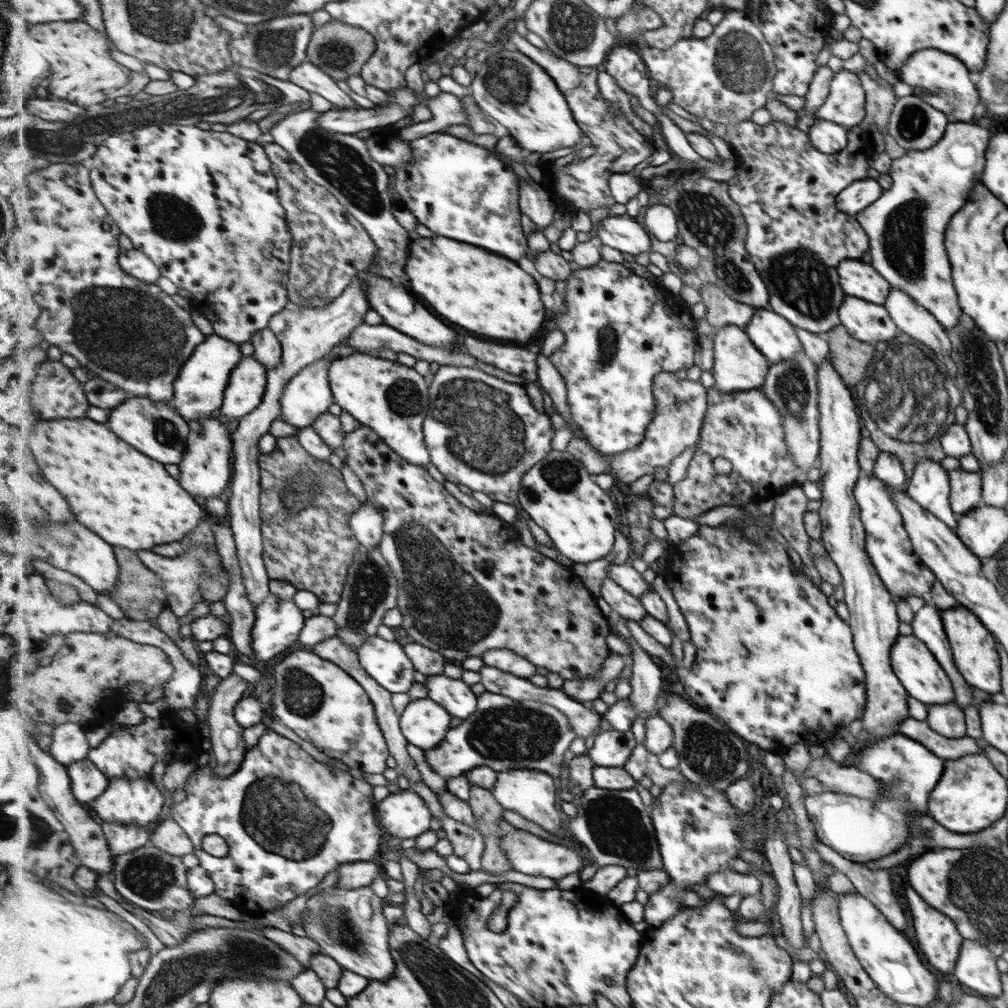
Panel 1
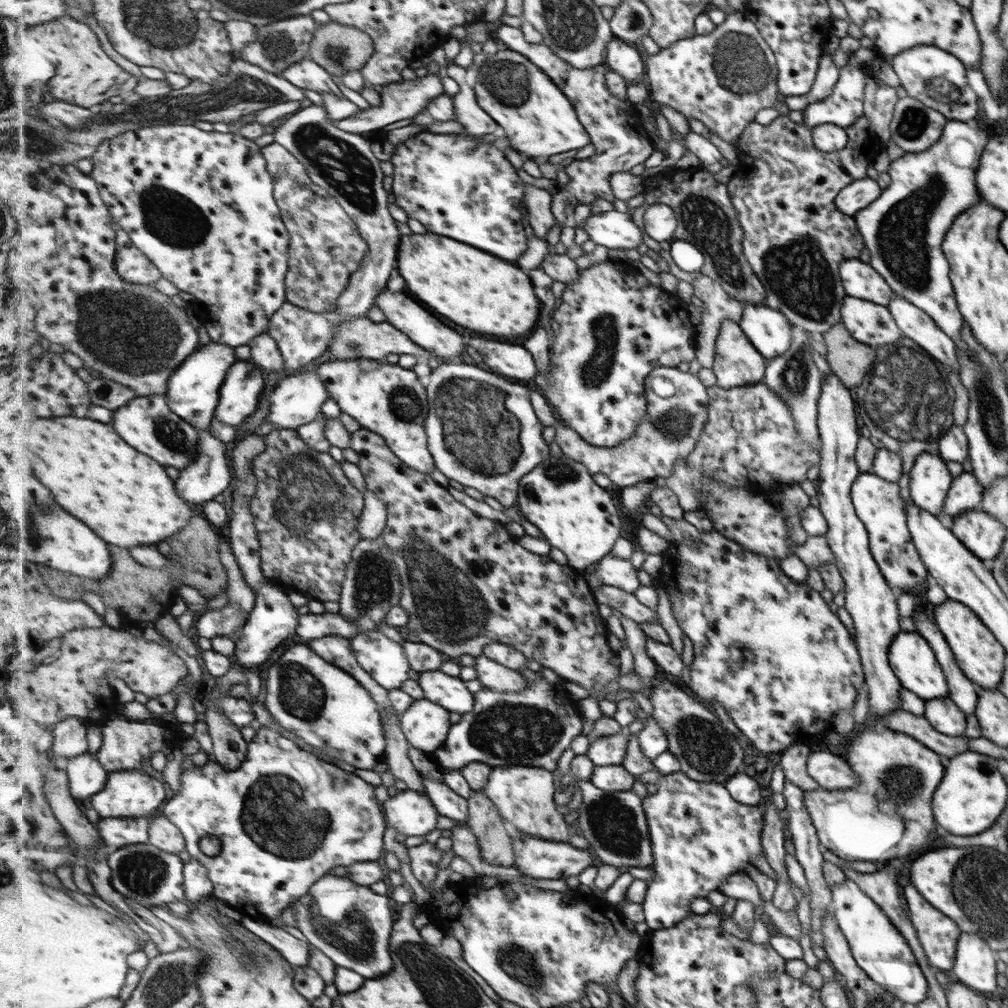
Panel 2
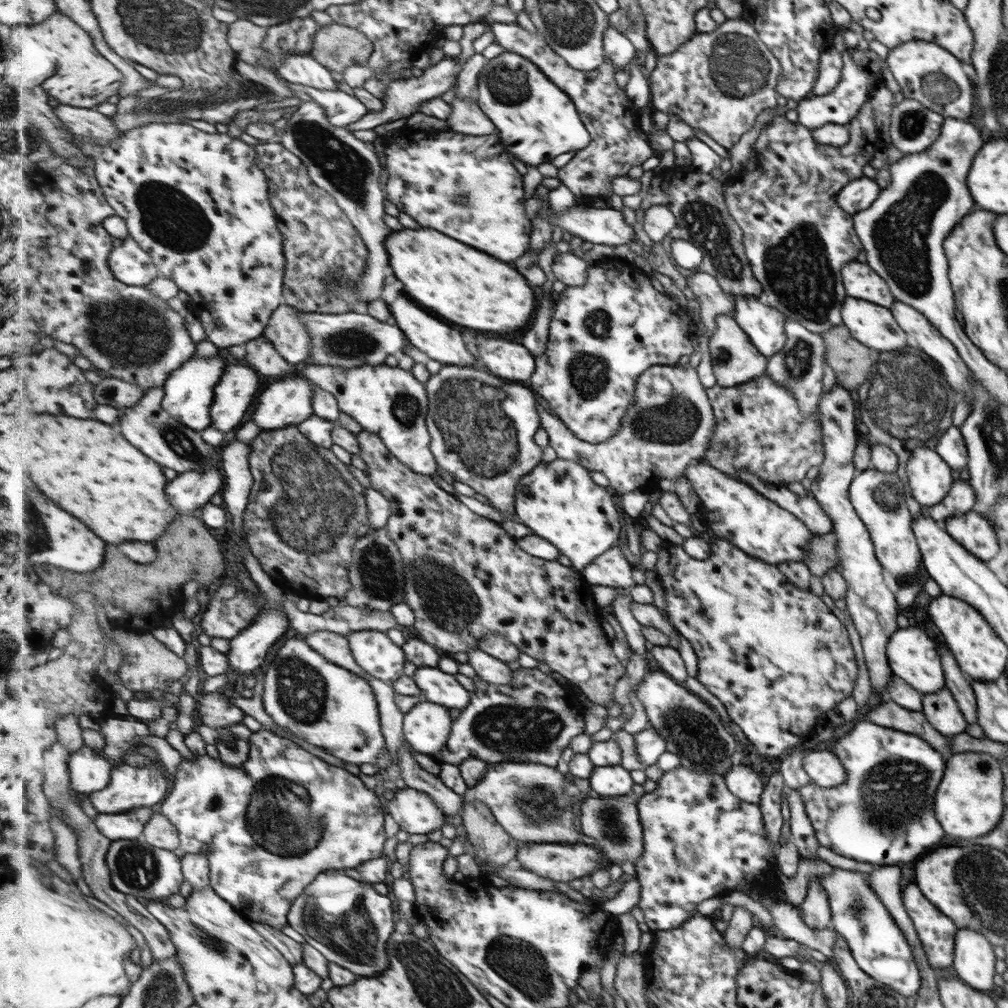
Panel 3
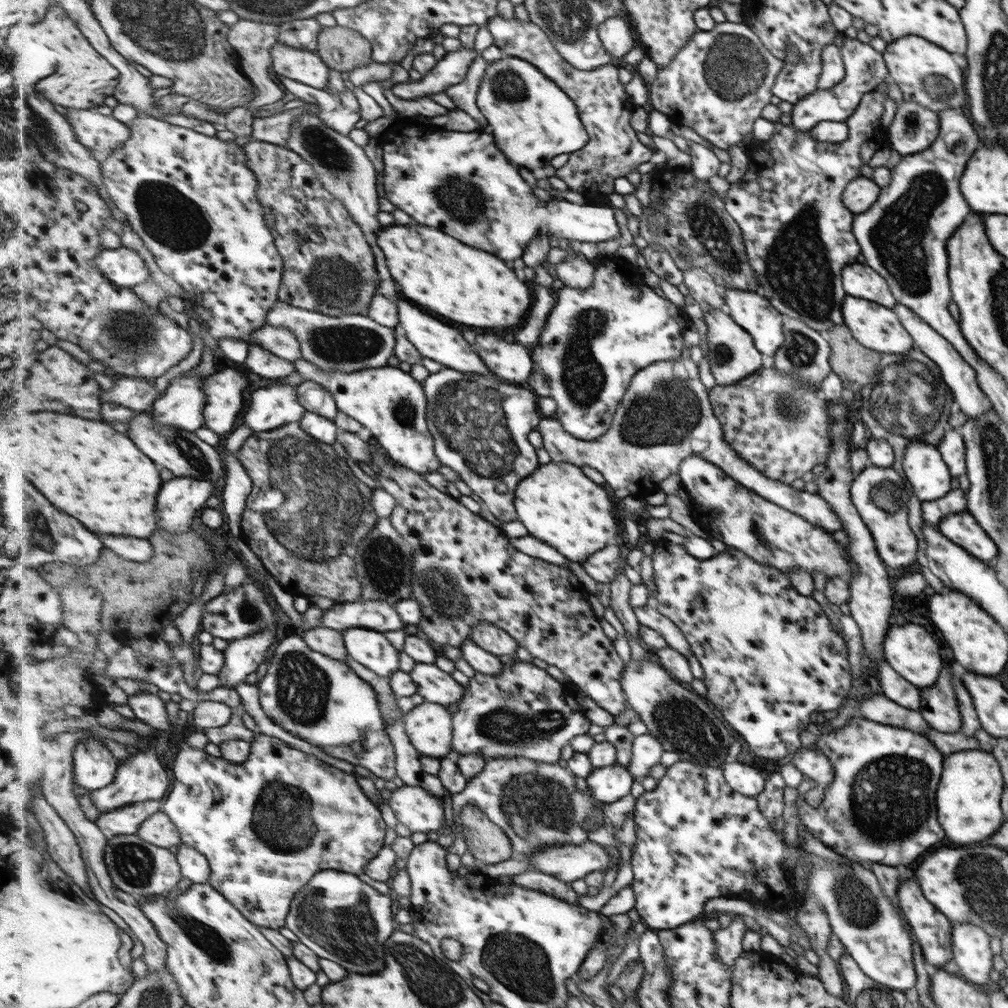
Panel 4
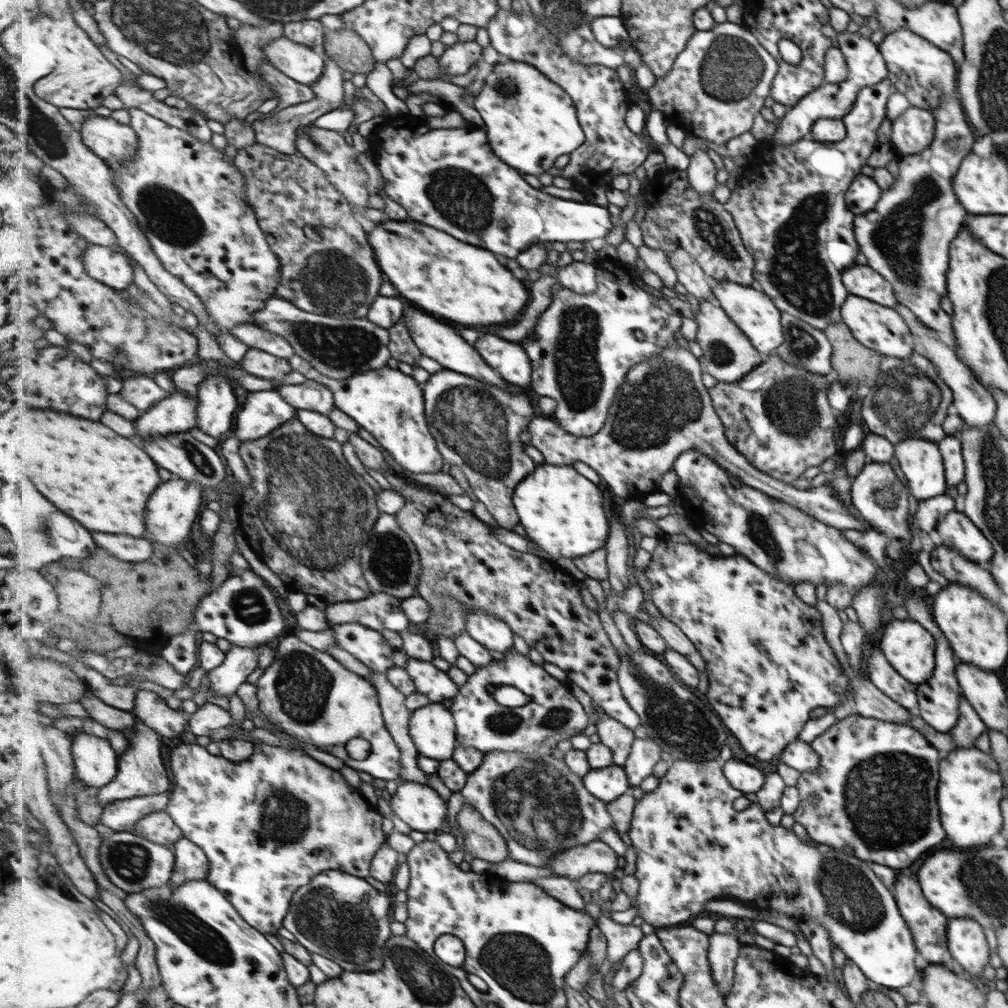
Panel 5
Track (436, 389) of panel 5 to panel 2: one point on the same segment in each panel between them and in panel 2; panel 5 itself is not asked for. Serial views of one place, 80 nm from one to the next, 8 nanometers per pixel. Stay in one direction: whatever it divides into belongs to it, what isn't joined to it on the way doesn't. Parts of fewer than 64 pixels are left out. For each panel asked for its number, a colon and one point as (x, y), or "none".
2: (483, 431)
3: (483, 428)
4: (481, 425)

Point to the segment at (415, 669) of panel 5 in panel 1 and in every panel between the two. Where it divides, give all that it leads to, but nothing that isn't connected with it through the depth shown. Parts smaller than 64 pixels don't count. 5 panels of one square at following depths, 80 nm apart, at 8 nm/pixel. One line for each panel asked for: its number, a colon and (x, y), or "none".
1: (456, 696)
2: (452, 693)
3: (437, 686)
4: (436, 686)

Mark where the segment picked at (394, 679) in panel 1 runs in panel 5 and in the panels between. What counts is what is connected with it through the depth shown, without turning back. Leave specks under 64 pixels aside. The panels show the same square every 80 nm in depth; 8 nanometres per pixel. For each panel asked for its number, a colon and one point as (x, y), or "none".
2: (386, 661)
3: (374, 650)
4: (371, 648)
5: (369, 646)

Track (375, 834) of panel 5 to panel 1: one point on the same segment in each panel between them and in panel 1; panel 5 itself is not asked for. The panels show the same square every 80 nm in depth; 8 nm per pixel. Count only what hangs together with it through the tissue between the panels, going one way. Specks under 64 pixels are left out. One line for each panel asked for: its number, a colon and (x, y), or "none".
1: (272, 812)
2: (265, 813)
3: (282, 801)
4: (236, 814)

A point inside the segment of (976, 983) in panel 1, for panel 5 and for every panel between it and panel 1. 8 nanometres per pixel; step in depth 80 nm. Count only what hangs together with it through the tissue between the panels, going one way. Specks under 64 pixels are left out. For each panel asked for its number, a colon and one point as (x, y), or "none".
2: (973, 967)
3: (973, 963)
4: (970, 946)
5: (965, 941)

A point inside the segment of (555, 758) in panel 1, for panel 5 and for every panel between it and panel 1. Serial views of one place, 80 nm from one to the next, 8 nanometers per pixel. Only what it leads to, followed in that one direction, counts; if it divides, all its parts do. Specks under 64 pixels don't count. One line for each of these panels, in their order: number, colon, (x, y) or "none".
2: (534, 727)
3: (534, 719)
4: (523, 711)
5: (553, 714)

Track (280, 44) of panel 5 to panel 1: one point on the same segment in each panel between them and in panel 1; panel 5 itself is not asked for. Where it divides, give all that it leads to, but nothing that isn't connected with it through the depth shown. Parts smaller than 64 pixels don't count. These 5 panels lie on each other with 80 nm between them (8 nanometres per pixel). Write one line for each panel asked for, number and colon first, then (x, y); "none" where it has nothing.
1: (312, 77)
2: (307, 74)
3: (298, 69)
4: (306, 66)

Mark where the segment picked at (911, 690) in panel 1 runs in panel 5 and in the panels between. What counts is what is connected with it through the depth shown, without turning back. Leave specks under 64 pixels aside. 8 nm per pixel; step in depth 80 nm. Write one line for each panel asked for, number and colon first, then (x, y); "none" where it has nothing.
2: (914, 664)
3: (913, 656)
4: (908, 649)
5: (909, 648)

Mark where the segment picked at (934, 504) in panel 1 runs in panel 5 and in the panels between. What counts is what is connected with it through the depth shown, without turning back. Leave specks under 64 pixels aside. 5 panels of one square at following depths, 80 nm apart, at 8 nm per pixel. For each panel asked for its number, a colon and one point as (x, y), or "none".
2: (929, 480)
3: (929, 477)
4: (928, 475)
5: (919, 461)

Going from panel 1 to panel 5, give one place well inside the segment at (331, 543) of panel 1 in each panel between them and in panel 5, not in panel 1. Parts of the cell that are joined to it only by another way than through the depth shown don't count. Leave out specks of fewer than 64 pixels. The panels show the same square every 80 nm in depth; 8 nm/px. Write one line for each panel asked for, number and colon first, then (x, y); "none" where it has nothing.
2: (306, 509)
3: (307, 510)
4: (309, 512)
5: (305, 496)

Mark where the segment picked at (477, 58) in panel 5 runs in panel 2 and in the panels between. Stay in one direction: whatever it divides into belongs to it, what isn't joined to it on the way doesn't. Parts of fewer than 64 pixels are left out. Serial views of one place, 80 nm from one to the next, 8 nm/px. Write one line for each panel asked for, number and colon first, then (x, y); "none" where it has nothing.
2: (400, 101)
3: (403, 98)
4: (451, 70)

